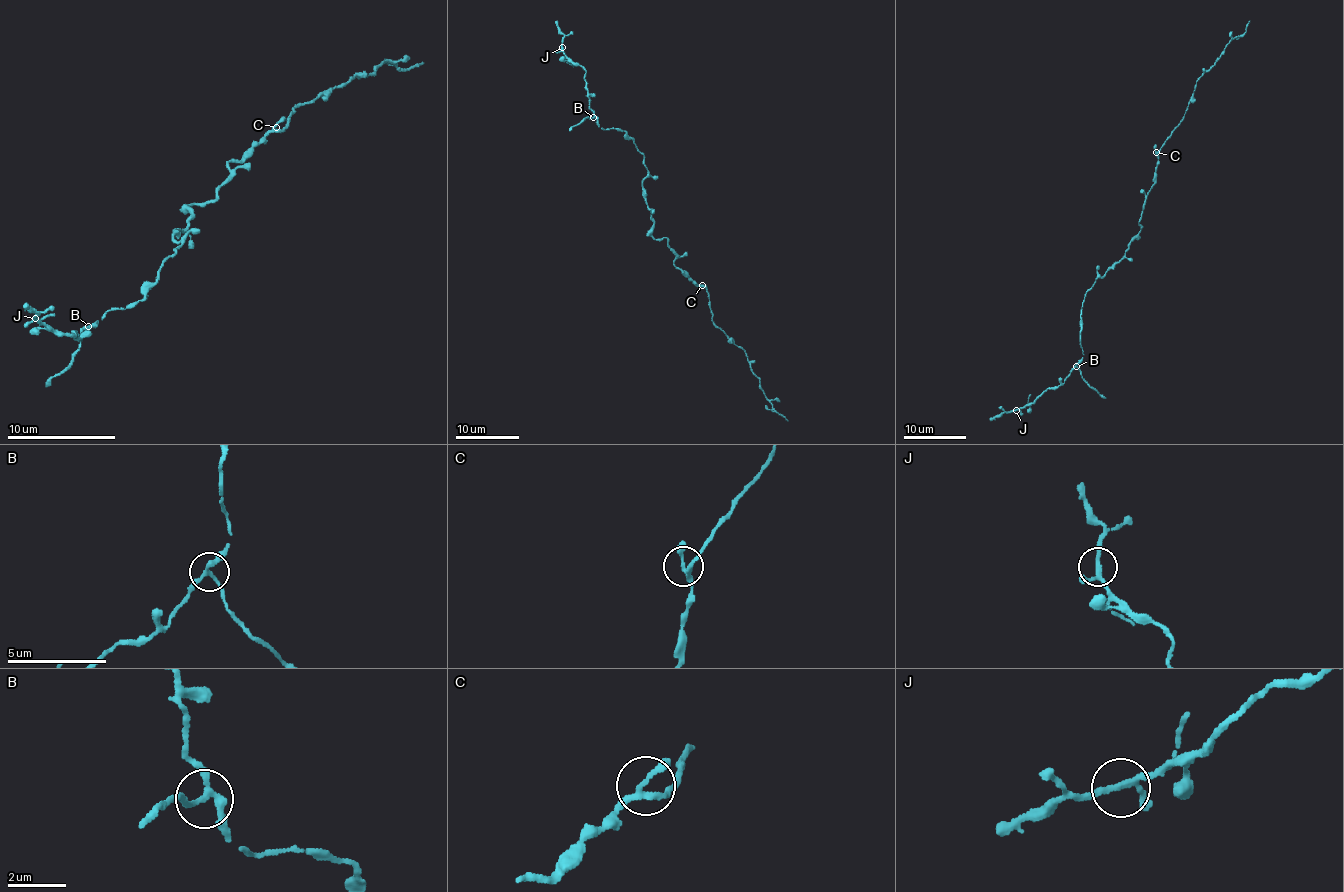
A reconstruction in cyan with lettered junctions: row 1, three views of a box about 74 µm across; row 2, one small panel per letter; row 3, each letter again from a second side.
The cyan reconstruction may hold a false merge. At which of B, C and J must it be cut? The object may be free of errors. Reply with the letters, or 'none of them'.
B

